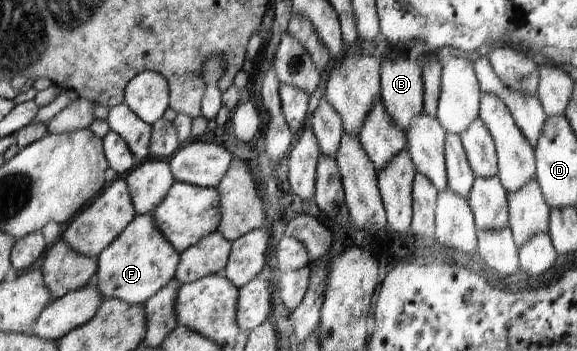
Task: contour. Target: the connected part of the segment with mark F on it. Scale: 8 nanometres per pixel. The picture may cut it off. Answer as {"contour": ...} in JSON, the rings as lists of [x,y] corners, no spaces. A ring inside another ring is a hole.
{"contour":[[[152,213],[137,215],[124,233],[106,250],[102,250],[97,259],[99,267],[93,283],[103,297],[118,298],[131,304],[144,305],[176,277],[181,256],[157,228],[155,215]]]}

